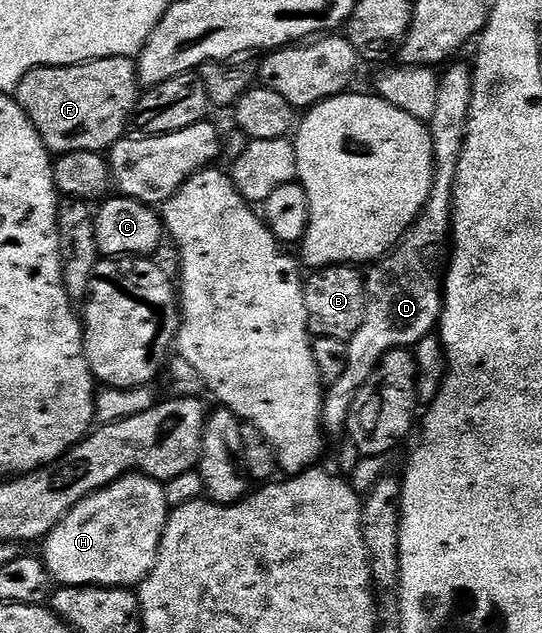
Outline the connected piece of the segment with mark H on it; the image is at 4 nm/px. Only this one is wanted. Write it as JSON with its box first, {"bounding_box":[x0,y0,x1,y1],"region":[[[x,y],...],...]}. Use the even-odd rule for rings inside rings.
{"bounding_box":[40,471,168,589],"region":[[[131,471],[106,488],[90,494],[76,507],[69,509],[58,521],[58,526],[44,538],[40,556],[46,562],[46,569],[59,586],[64,585],[107,585],[113,589],[129,589],[142,584],[158,558],[160,539],[168,516],[166,493],[163,482]]]}

